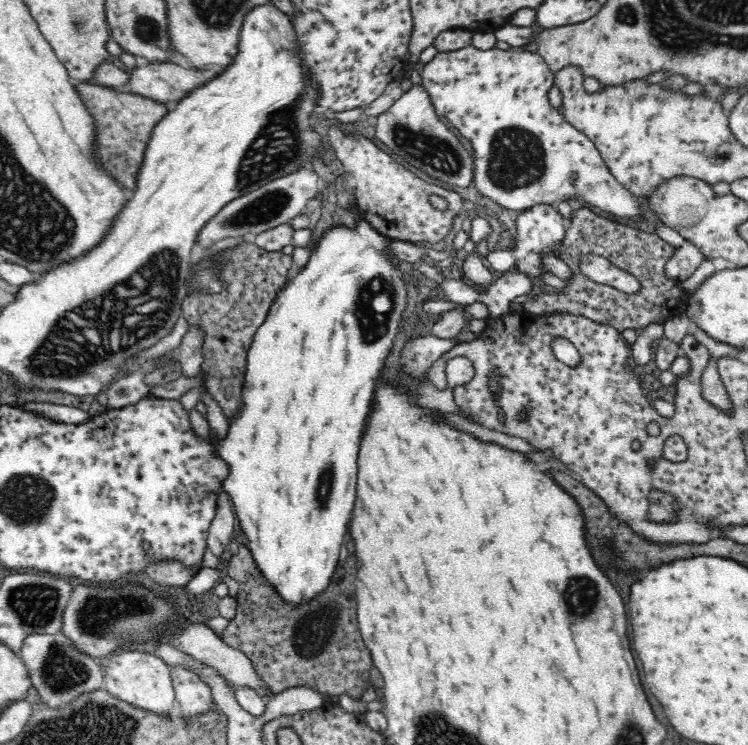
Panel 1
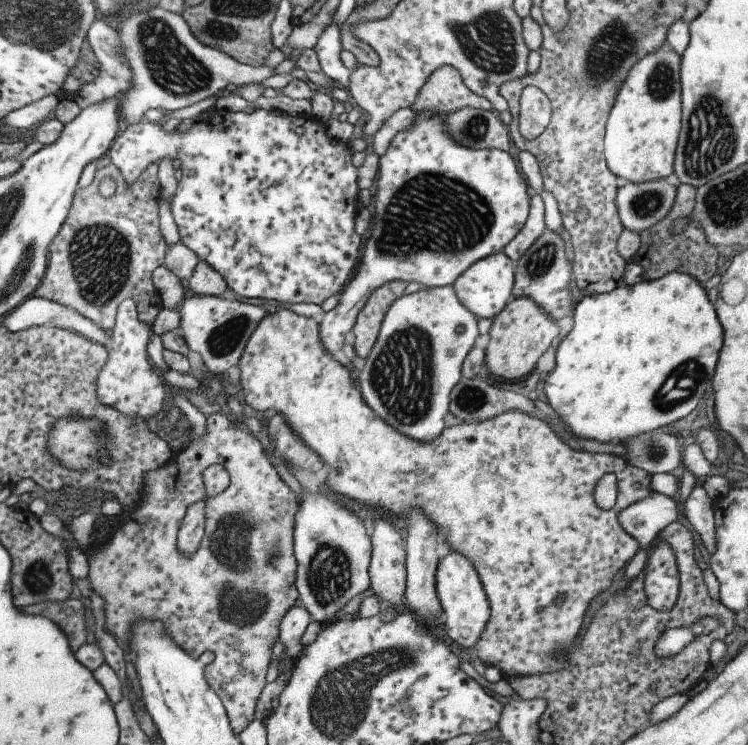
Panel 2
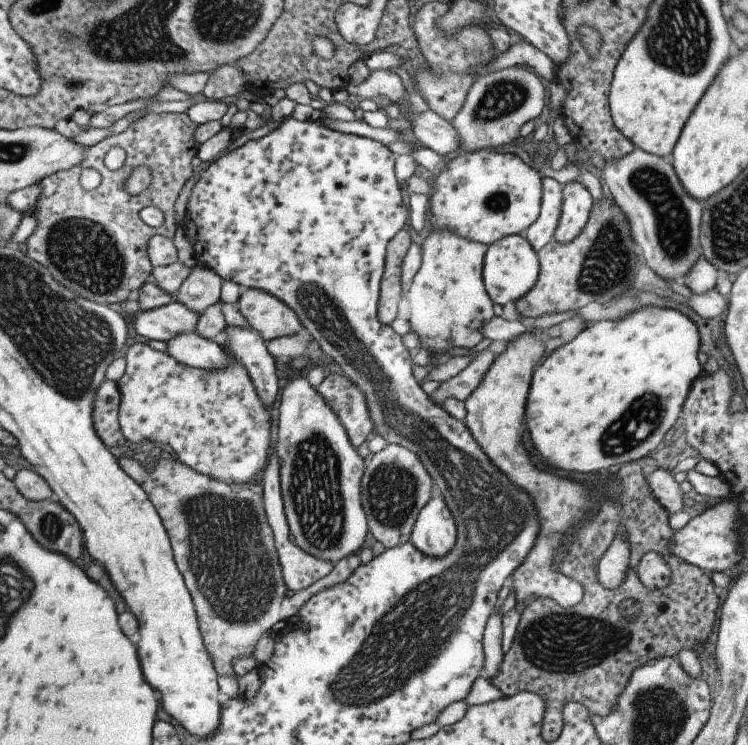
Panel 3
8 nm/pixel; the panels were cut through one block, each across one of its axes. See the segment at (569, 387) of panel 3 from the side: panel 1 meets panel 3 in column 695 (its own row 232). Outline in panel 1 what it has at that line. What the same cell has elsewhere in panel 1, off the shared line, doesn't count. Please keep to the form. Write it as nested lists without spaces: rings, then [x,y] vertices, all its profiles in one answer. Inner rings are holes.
[[[362,218],[360,220],[361,224],[354,230],[343,226],[327,231],[317,248],[311,252],[311,262],[302,268],[292,282],[286,284],[279,293],[264,324],[255,332],[252,344],[246,353],[247,367],[241,390],[242,404],[235,415],[230,418],[225,438],[214,443],[216,451],[229,466],[229,473],[222,484],[222,490],[229,494],[240,530],[248,540],[247,548],[253,556],[255,565],[265,578],[267,585],[281,598],[281,601],[296,608],[300,608],[300,606],[316,600],[320,594],[324,594],[337,570],[340,546],[344,544],[351,510],[356,502],[356,458],[358,458],[360,436],[365,428],[377,376],[384,366],[386,357],[390,354],[392,341],[396,336],[396,330],[398,330],[398,322],[400,322],[400,313],[404,310],[404,299],[406,299],[406,290],[402,286],[402,280],[406,276],[402,276],[401,272],[394,270],[382,253],[383,250],[390,249],[390,244],[394,240],[382,237],[366,221]]]

